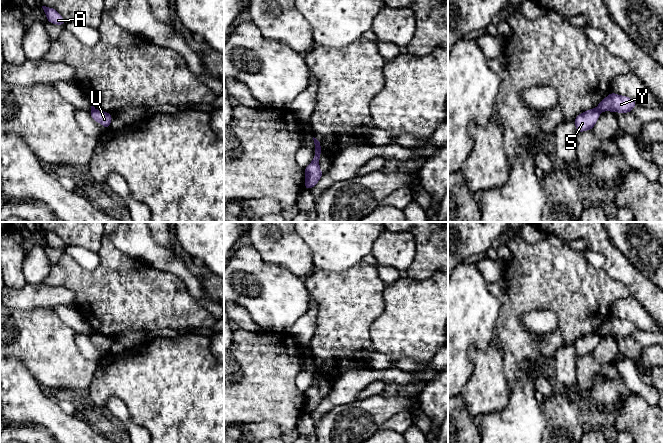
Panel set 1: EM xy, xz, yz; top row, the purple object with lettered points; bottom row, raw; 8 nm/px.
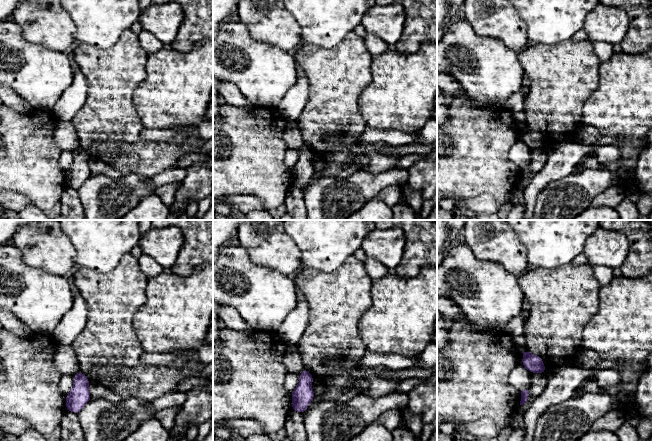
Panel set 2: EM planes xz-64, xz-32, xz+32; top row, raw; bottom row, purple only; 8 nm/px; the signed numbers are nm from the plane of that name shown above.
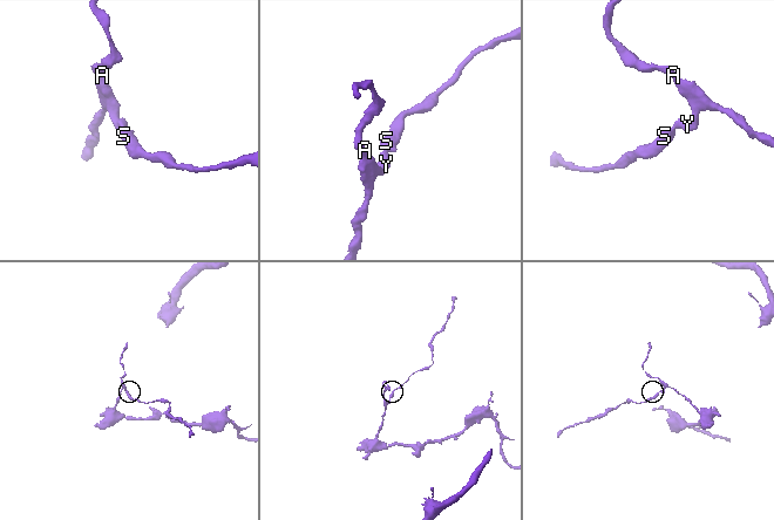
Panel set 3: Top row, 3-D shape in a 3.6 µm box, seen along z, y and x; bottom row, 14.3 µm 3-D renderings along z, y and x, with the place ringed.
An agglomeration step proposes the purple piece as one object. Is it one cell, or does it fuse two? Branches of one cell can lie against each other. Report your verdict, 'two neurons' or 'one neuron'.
two neurons

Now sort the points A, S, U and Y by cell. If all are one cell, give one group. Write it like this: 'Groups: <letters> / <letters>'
Groups: A Y / S U

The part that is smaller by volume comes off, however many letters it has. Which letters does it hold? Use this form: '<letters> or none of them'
S, U

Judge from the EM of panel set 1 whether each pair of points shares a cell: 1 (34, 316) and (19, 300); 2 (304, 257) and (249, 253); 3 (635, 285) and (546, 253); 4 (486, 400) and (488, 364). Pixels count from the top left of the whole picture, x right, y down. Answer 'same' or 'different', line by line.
1: different
2: different
3: different
4: same

